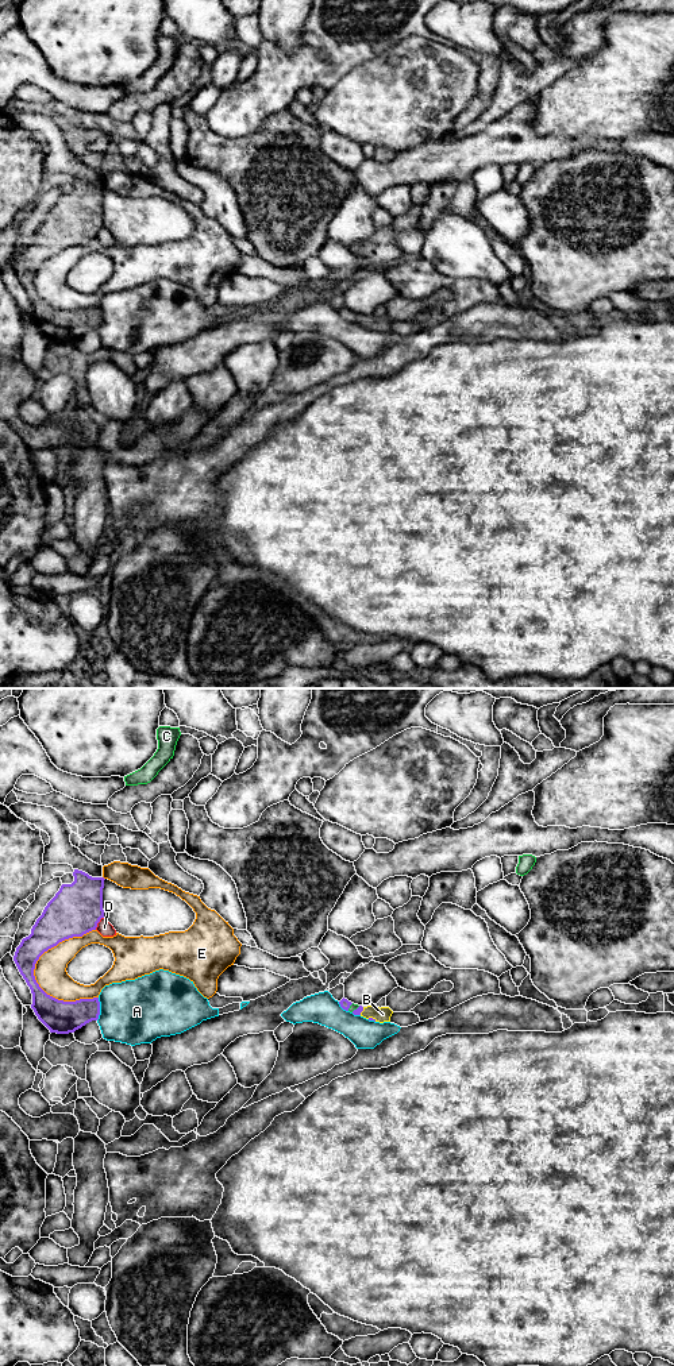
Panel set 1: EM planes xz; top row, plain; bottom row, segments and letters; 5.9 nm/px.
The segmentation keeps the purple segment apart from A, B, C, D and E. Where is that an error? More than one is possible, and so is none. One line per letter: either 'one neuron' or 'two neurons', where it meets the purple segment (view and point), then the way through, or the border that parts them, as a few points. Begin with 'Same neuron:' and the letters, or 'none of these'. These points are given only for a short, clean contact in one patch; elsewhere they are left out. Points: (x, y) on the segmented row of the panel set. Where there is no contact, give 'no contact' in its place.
Same neuron: C
A: two neurons; meets purple in xz at (99, 1008)
B: two neurons; meets purple in xz at (372, 1018); border along xz (368, 1018), (376, 1021)
C: one neuron; meets purple in xz at (349, 1007)
D: two neurons; meets purple in xz at (97, 922)
E: two neurons; meets purple in xz at (47, 949)

